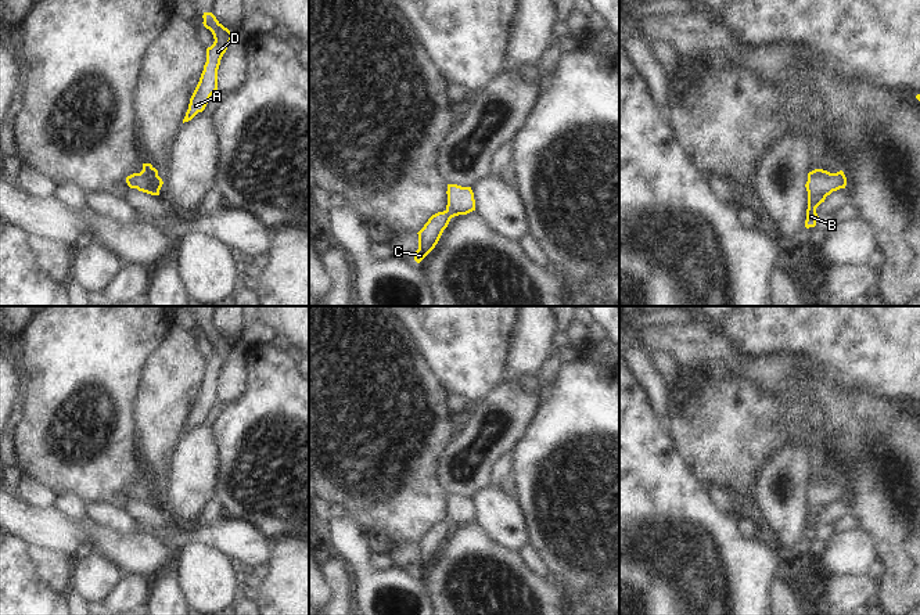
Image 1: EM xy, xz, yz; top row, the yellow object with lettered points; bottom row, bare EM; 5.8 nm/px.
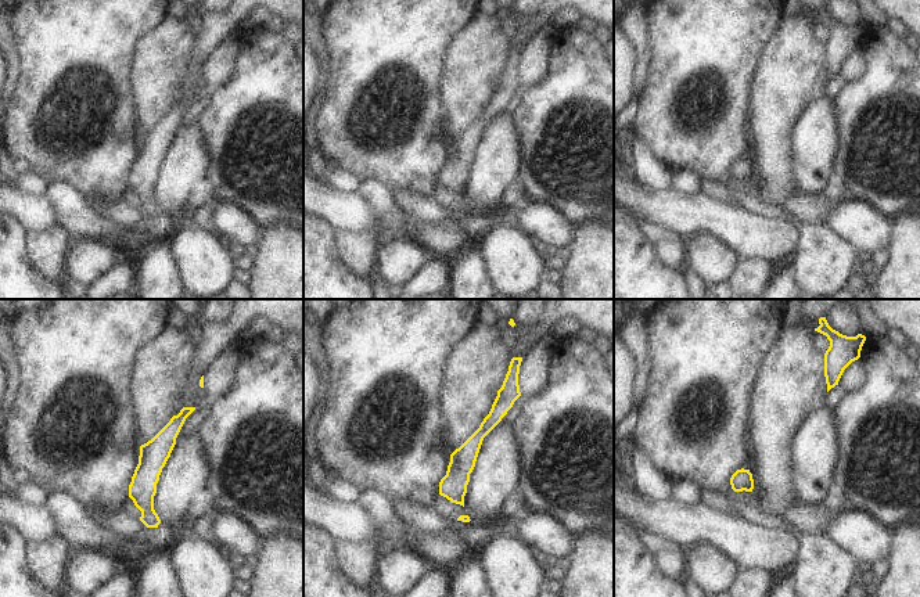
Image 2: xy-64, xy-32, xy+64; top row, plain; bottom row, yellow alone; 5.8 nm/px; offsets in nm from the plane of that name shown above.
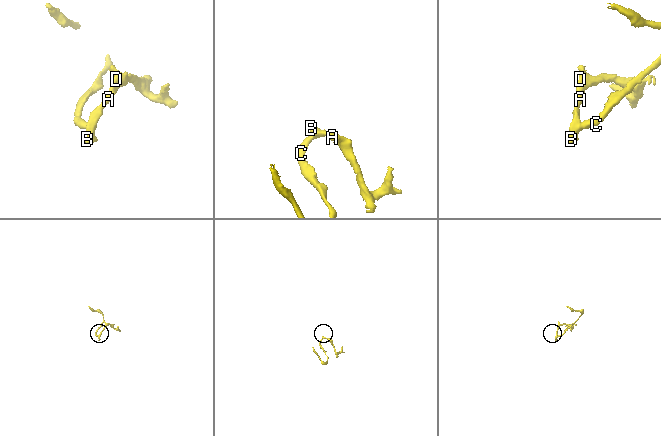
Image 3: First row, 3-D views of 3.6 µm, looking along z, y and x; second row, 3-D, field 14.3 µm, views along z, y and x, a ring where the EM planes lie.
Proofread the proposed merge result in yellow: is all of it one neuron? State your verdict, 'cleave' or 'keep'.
keep

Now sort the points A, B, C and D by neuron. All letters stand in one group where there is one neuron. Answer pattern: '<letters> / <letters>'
A B C D

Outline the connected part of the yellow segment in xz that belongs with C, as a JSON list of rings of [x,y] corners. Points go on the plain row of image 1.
[[[448,494],[448,515],[443,522],[432,525],[418,544],[418,560],[414,571],[420,573],[438,554],[443,540],[452,528],[475,521],[475,510],[471,497]]]

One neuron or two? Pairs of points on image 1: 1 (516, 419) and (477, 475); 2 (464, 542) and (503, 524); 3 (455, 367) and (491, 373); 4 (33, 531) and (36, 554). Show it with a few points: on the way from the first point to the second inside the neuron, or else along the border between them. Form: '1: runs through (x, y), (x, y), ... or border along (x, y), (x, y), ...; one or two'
1: runs through (502, 432), (478, 461); one
2: border along (474, 521), (492, 539), (513, 550); two
3: runs through (463, 367), (477, 367), (482, 371); one
4: border along (29, 545), (63, 550), (67, 554); two

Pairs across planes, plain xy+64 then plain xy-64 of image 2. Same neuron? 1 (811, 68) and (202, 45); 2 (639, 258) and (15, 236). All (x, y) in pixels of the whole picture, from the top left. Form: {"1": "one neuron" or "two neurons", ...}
{"1": "two neurons", "2": "one neuron"}

